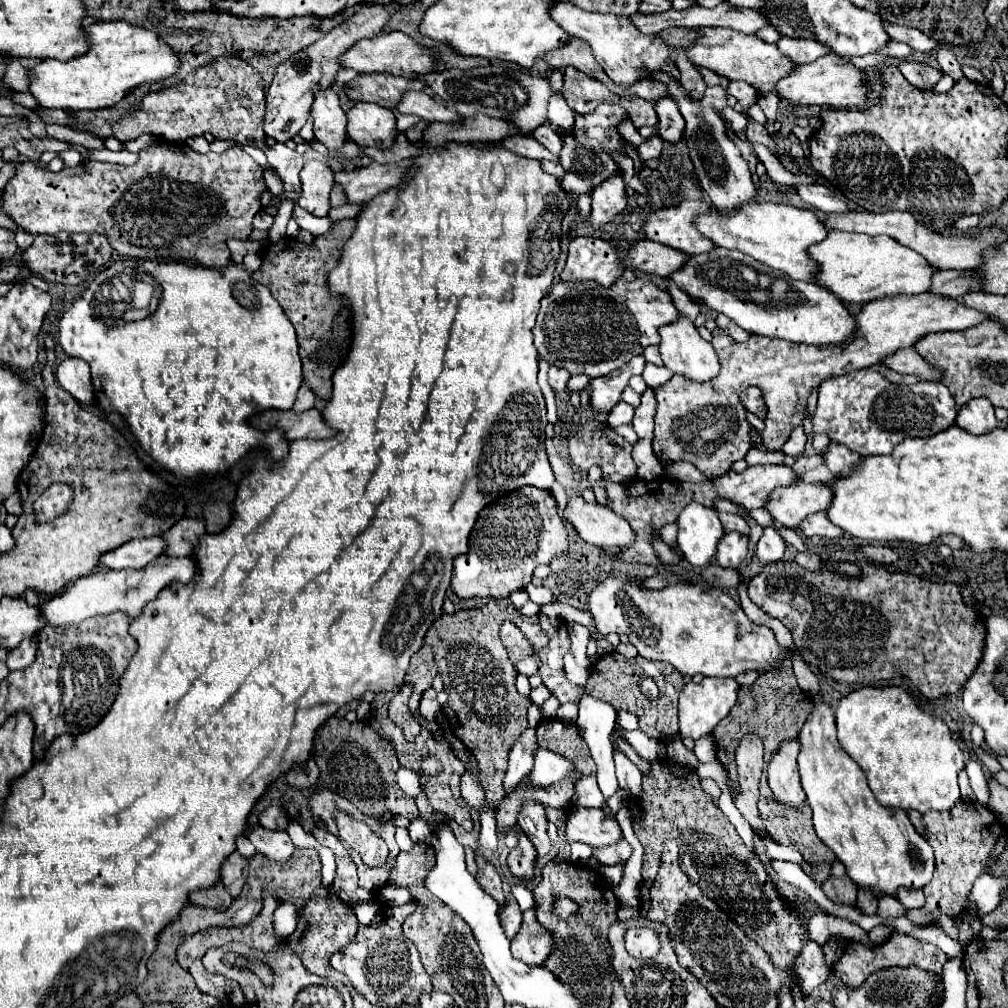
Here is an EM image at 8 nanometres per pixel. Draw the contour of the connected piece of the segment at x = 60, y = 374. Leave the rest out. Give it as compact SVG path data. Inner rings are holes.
M67 357L59 363L57 367L57 381L59 385L69 391L71 395L85 395L93 393L91 385L91 367L87 361L77 359L77 357Z

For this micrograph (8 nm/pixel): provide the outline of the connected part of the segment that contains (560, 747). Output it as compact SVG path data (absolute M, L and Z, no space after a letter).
M543 719L537 725L537 739L541 747L569 757L577 765L577 769L581 769L579 779L596 773L596 764L577 725L557 719Z

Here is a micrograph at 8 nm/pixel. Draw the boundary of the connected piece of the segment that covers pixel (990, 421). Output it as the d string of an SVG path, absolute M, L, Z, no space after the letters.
M983 397L973 399L969 403L965 403L959 413L957 413L957 425L973 435L981 435L981 433L989 433L997 427L997 419L995 419L995 409L993 405L989 405L989 401L985 401Z

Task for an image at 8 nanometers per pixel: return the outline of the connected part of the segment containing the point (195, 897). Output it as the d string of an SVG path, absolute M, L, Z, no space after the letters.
M217 881L213 887L191 891L191 893L189 893L189 901L195 903L195 905L201 905L201 907L217 907L217 909L225 909L225 907L231 905L233 897L225 891L223 883Z

